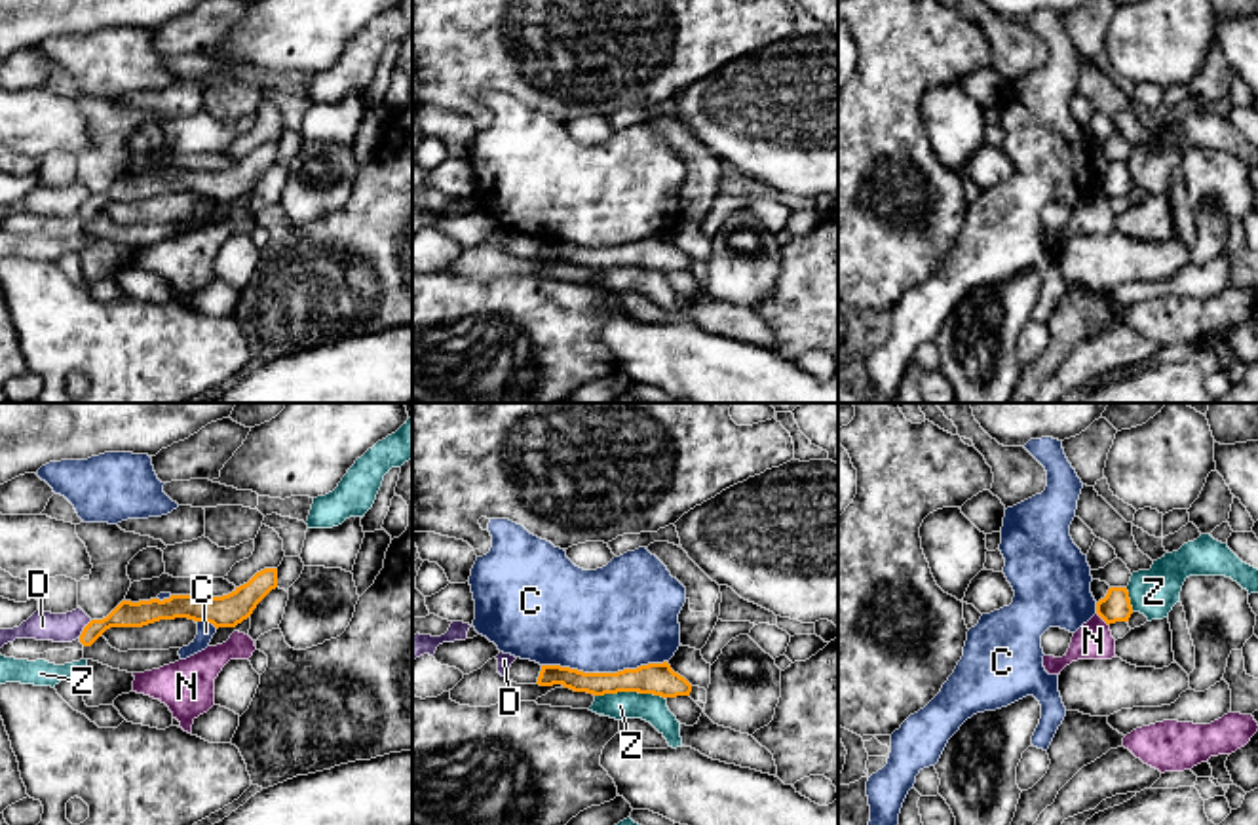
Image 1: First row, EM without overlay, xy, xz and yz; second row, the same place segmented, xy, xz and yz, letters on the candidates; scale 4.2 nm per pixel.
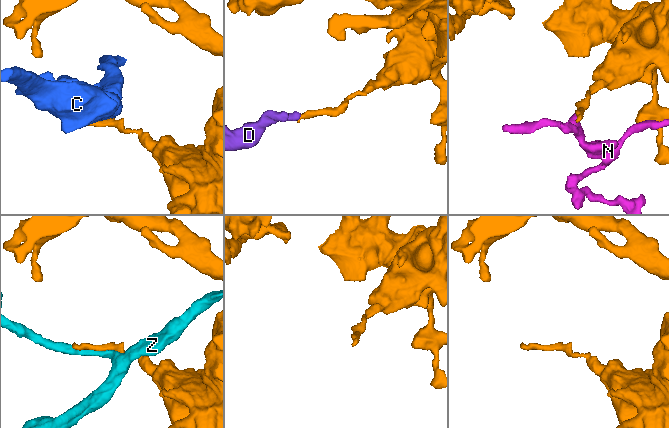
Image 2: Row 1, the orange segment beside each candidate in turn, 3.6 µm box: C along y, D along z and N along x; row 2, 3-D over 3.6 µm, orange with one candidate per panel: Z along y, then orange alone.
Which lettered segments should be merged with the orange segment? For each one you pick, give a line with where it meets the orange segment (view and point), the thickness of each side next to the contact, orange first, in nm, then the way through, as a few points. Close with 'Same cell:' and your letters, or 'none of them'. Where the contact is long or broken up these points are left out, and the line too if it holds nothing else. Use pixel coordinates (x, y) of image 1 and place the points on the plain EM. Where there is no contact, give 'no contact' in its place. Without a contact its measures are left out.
Same cell: none of them

